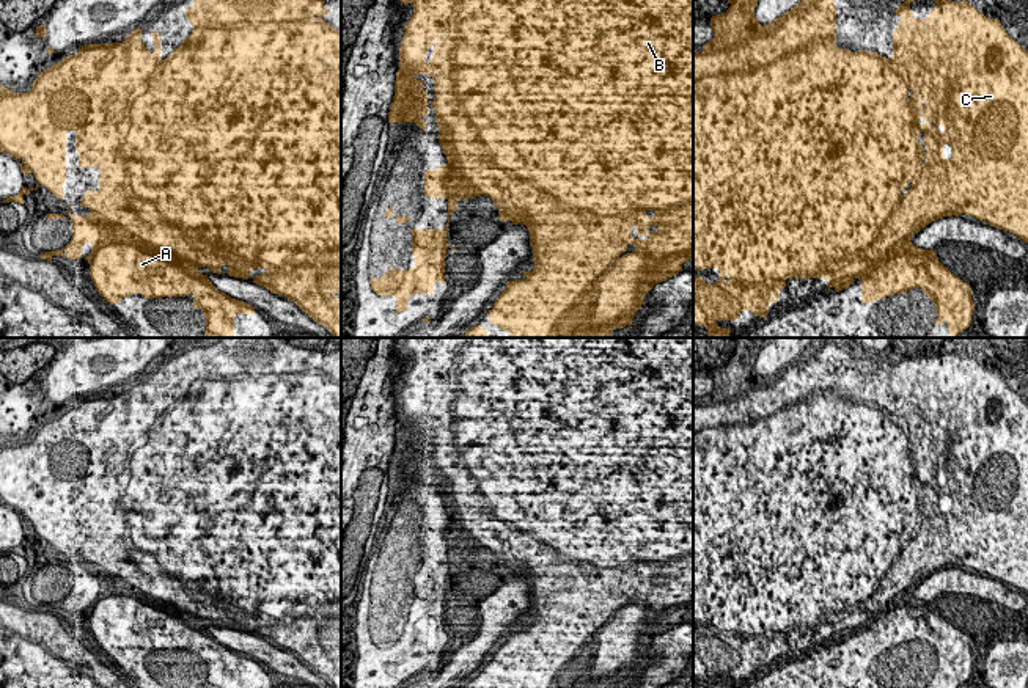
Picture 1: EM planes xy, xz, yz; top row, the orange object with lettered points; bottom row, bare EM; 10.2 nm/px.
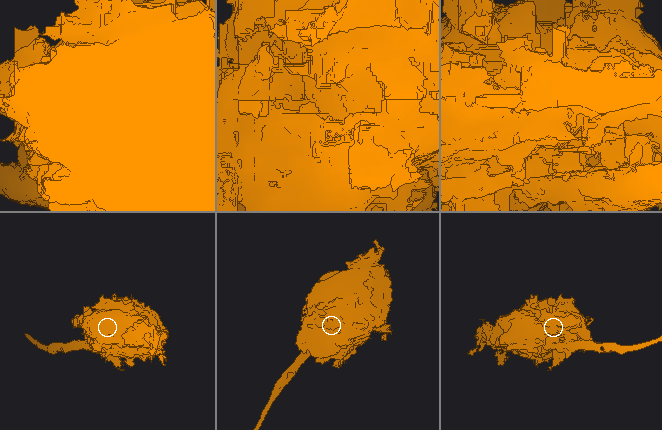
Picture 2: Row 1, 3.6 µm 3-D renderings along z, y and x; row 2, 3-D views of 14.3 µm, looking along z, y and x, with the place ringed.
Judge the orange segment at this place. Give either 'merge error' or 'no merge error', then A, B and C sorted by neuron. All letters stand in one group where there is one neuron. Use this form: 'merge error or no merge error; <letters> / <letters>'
merge error; A / B C

